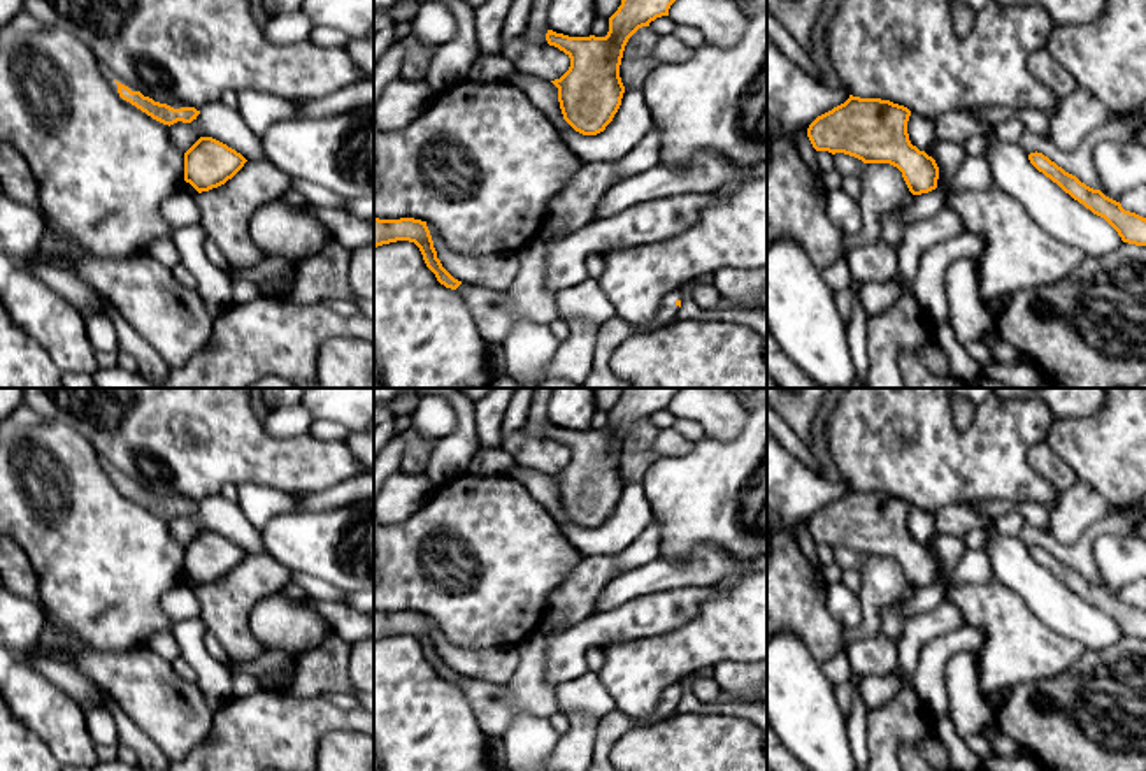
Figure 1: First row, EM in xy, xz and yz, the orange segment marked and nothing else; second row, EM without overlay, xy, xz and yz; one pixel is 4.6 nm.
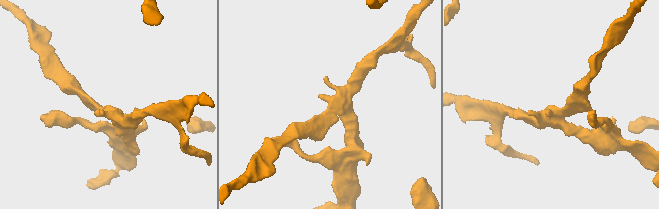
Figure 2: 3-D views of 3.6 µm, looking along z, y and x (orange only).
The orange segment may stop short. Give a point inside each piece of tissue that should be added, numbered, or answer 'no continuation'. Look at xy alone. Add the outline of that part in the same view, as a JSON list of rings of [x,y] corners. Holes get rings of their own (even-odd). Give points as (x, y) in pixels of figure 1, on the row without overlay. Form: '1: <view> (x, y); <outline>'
no continuation

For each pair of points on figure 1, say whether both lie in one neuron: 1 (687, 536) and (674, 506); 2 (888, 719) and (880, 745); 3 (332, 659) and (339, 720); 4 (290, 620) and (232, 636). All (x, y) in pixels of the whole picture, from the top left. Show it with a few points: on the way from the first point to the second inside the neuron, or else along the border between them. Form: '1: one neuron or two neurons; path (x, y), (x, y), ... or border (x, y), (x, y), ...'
1: one neuron; path (687, 529), (687, 518), (681, 513)
2: one neuron; path (888, 726), (885, 738)
3: two neurons; border (283, 689), (295, 696), (320, 698)
4: two neurons; border (271, 594), (250, 619), (250, 633), (265, 648)

